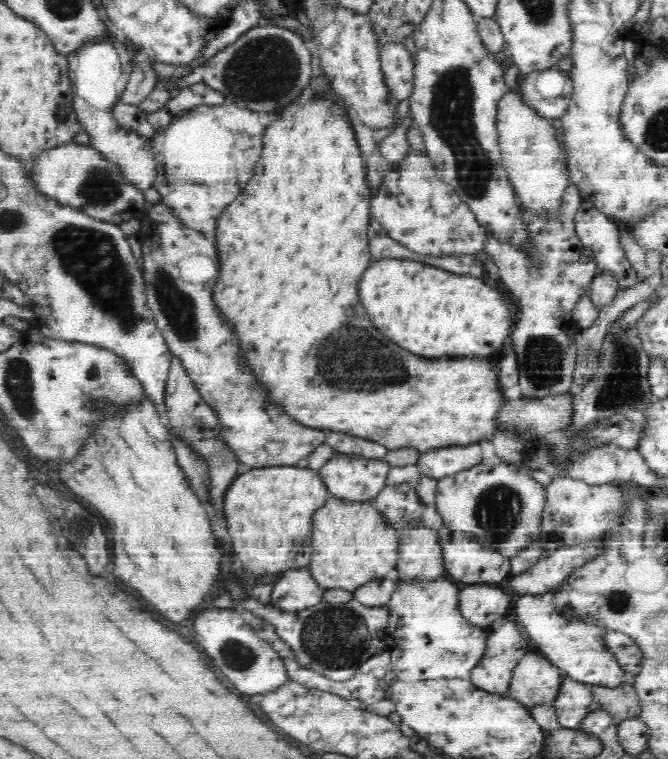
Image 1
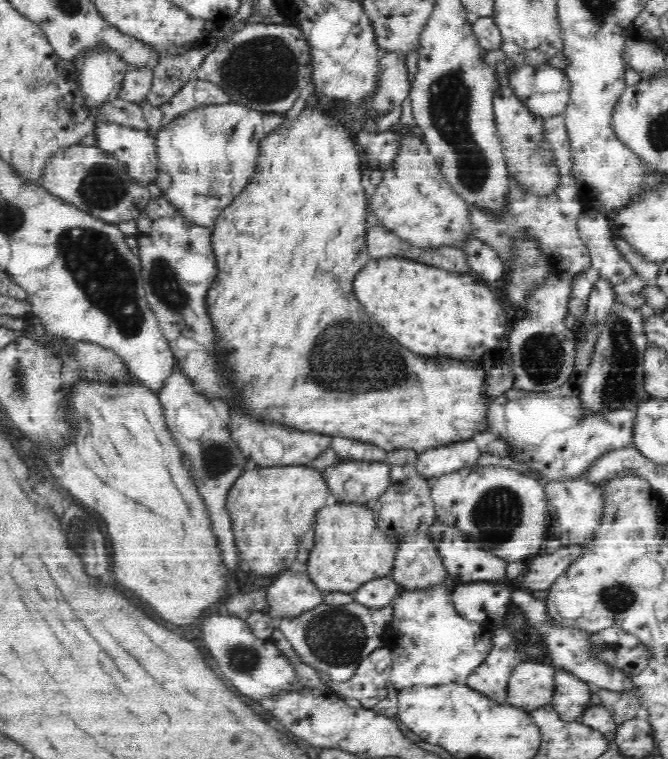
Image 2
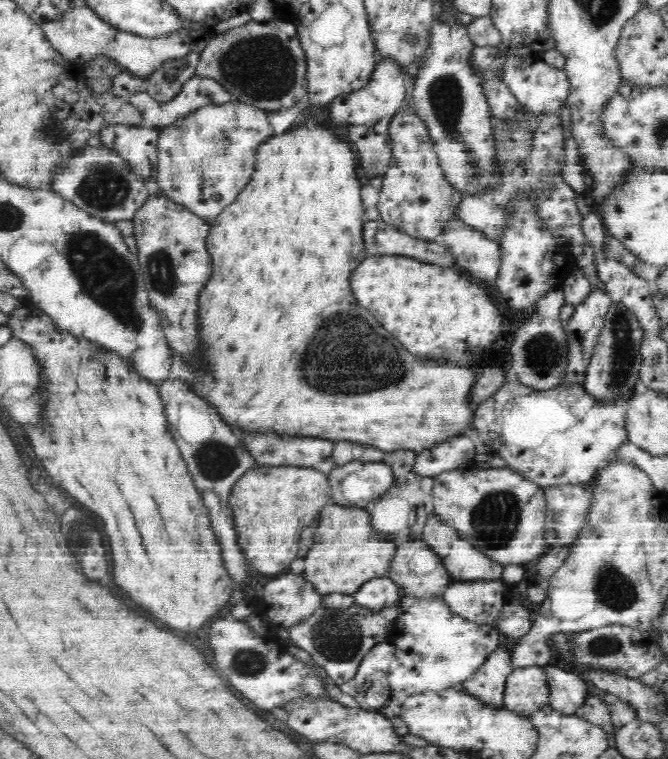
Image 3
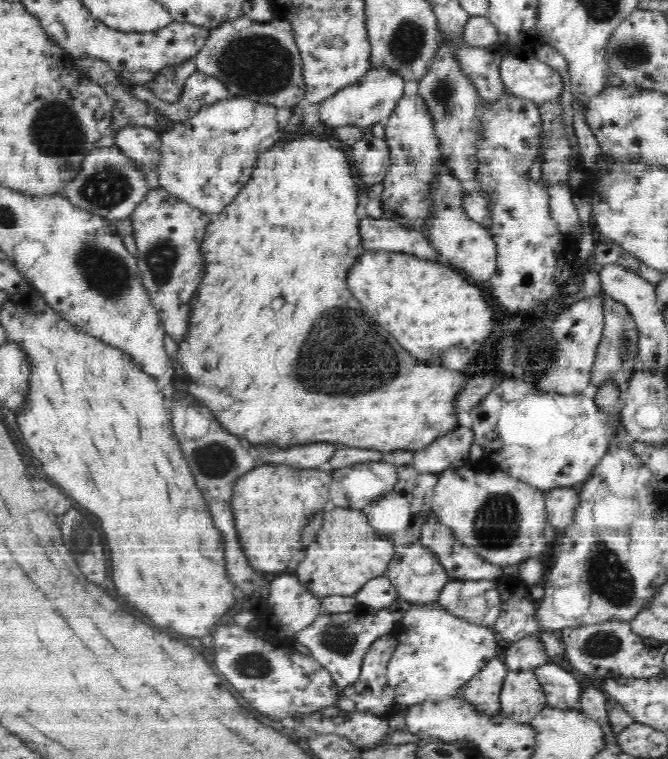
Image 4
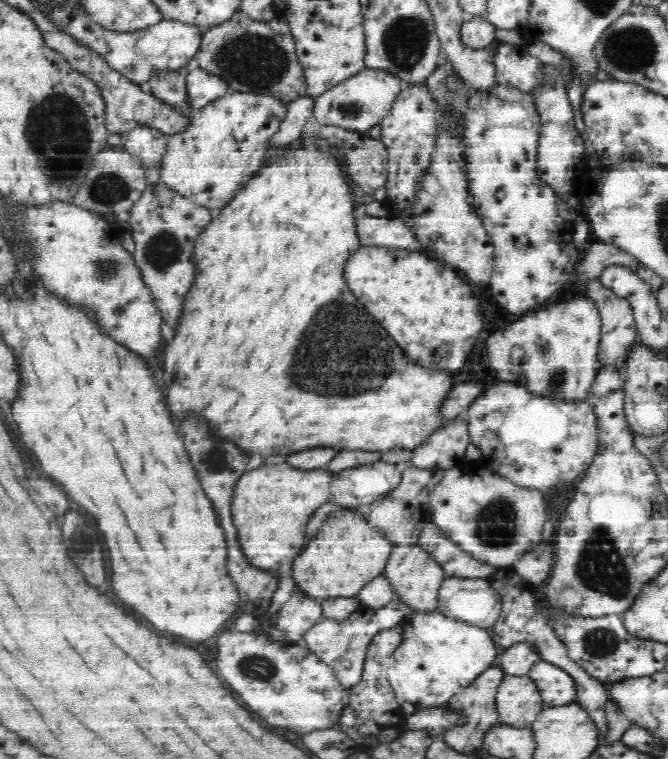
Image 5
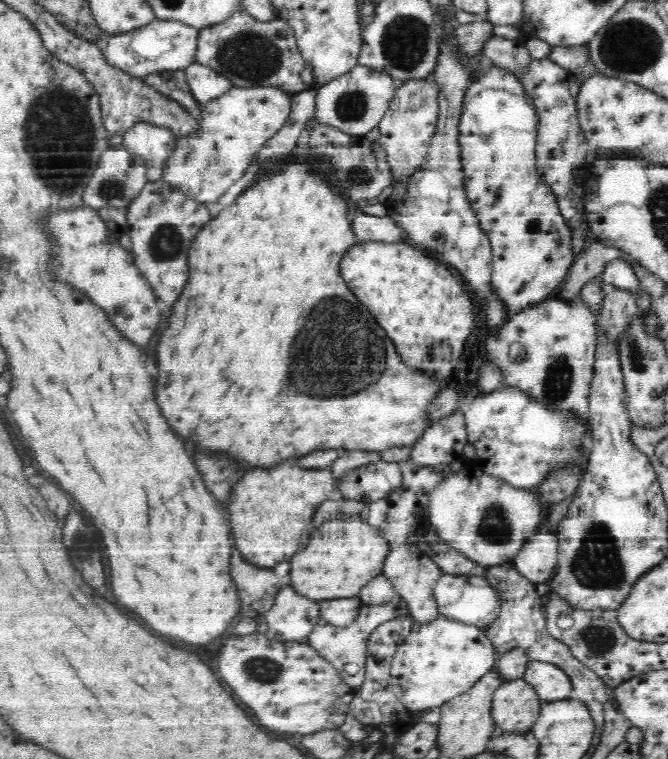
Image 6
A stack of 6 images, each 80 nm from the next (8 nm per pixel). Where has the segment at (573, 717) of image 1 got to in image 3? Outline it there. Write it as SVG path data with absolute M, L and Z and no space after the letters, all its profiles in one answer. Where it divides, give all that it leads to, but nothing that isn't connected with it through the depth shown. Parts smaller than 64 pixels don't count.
M551 663L546 665L551 707L564 716L572 716L591 696L584 678L575 670Z

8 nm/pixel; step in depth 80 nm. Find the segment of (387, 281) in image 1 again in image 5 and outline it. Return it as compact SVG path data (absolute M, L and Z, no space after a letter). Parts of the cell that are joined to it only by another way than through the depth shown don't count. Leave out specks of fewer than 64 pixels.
M360 248L348 262L344 278L370 316L390 332L416 364L460 370L484 332L482 308L472 286L458 272L452 272L452 268L438 270L436 264L435 258L408 250Z

